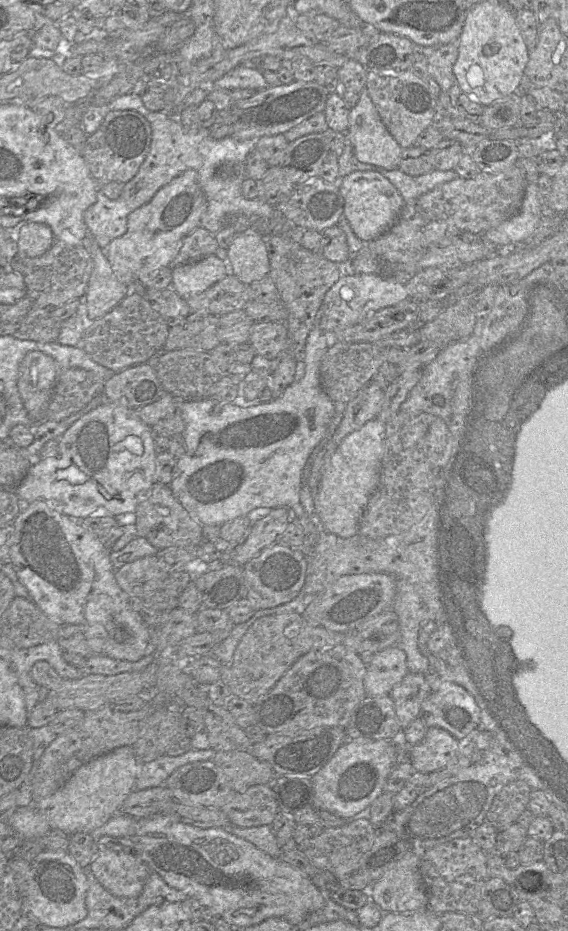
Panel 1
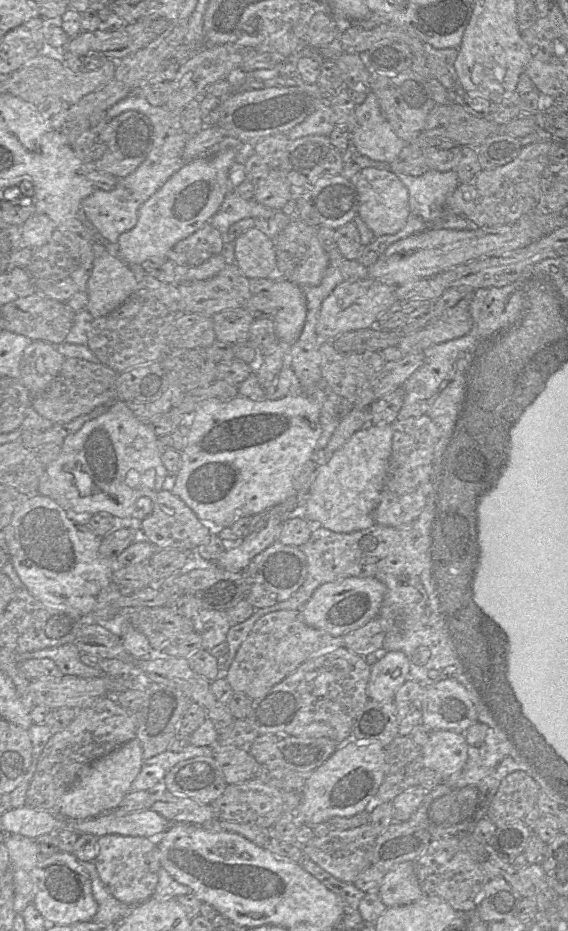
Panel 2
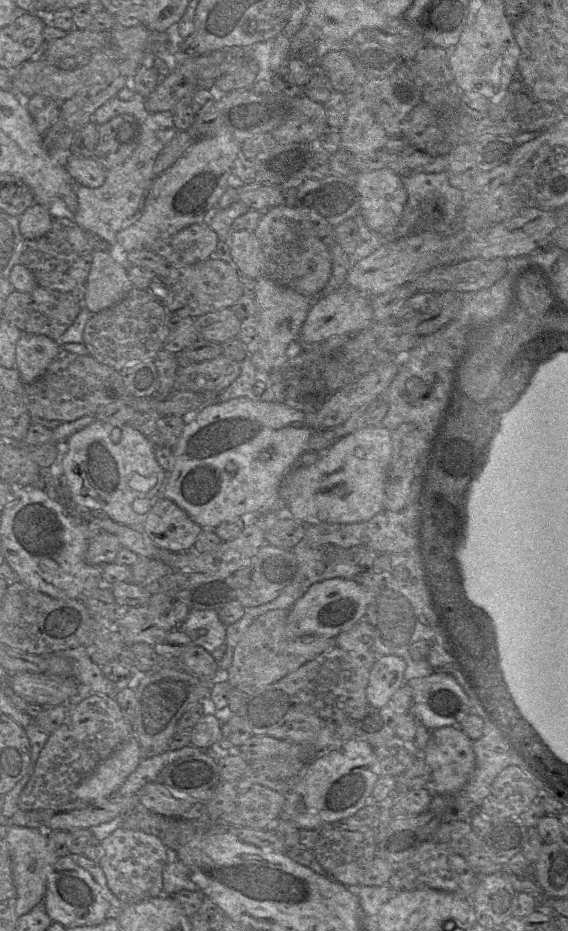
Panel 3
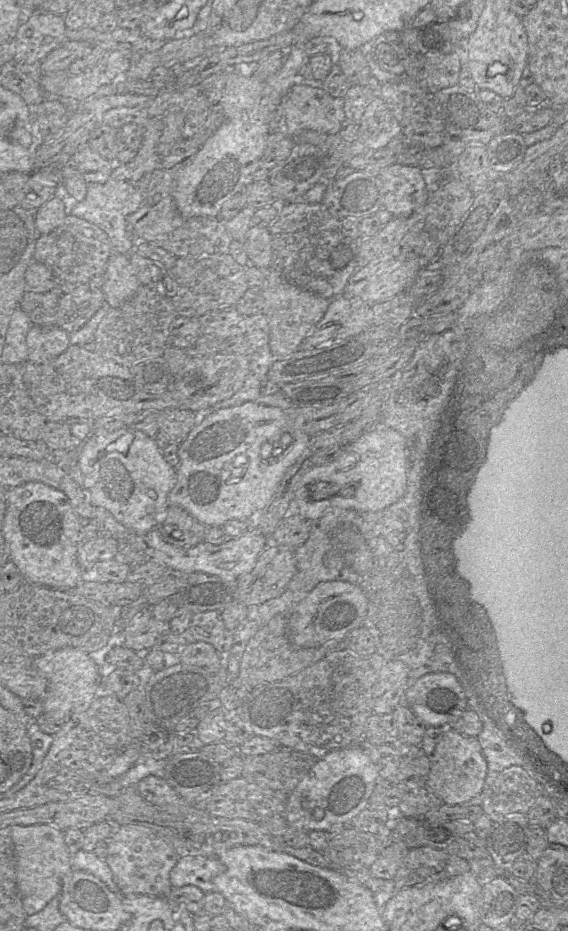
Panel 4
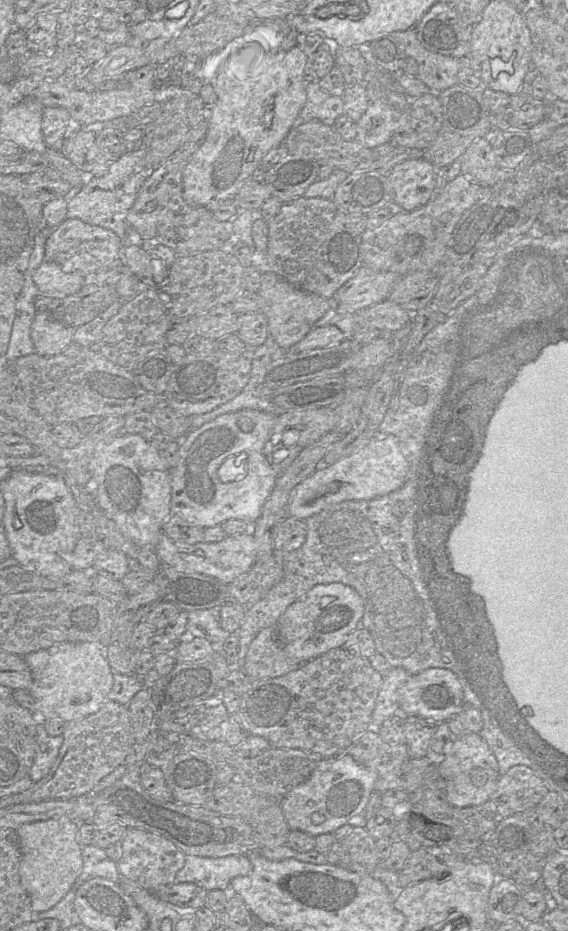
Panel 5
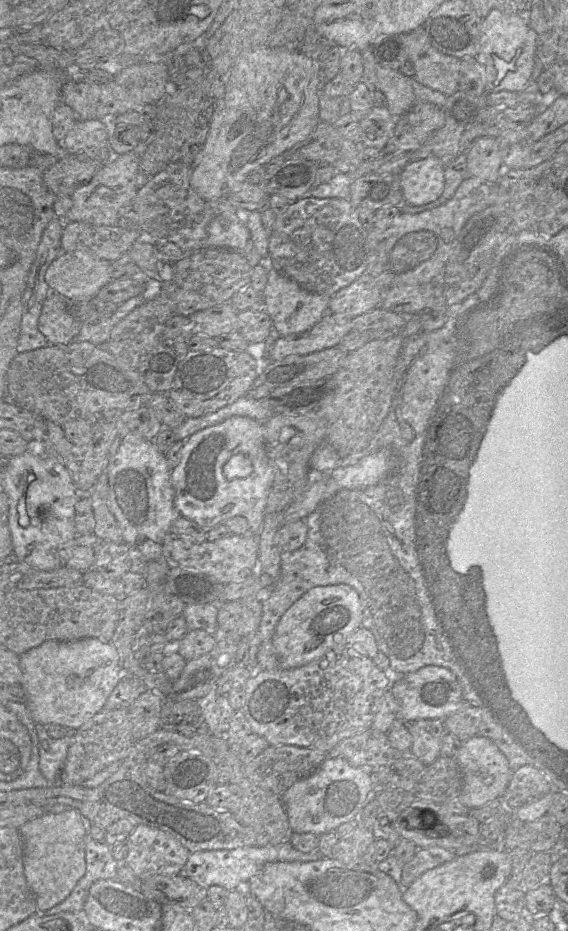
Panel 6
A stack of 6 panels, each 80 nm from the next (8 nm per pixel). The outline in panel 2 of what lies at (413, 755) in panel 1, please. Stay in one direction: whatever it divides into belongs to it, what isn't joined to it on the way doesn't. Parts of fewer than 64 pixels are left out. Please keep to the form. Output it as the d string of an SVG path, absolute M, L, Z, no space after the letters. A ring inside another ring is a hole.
M431 731L429 740L421 748L421 766L438 772L443 781L461 772L465 766L470 746L464 734L447 731Z

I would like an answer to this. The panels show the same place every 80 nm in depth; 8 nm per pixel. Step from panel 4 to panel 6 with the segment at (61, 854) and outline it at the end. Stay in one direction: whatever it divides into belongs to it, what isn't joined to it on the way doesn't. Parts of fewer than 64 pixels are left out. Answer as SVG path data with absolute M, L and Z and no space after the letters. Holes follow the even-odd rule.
M67 808L59 813L47 812L19 828L23 841L23 867L37 909L45 911L65 900L86 872L84 840L89 823L81 813Z

